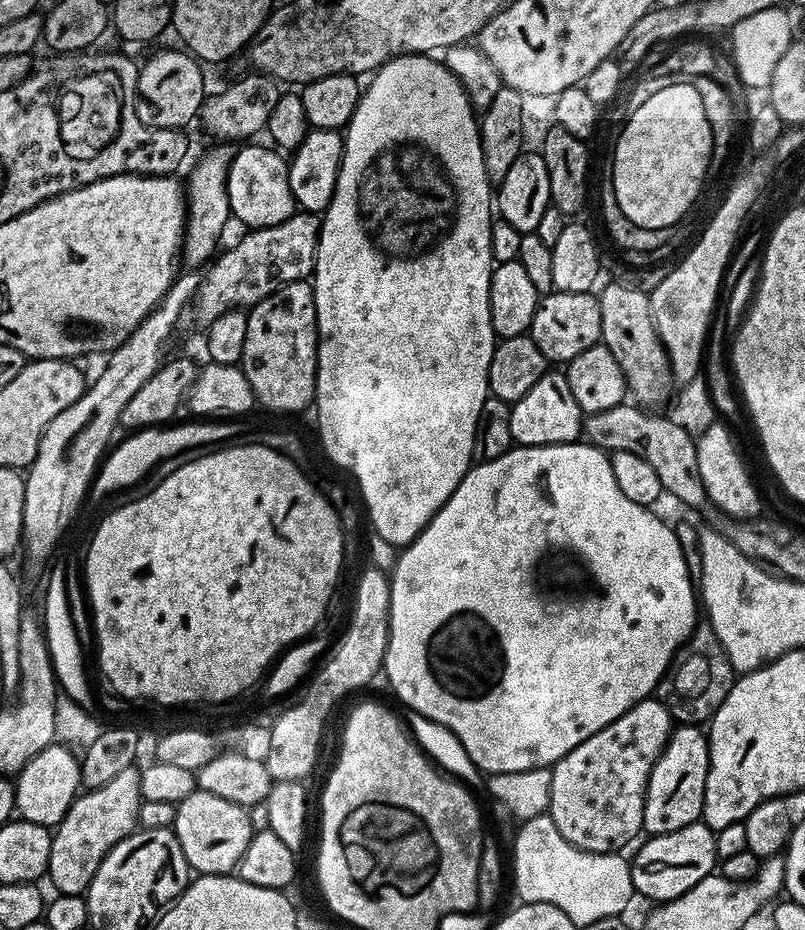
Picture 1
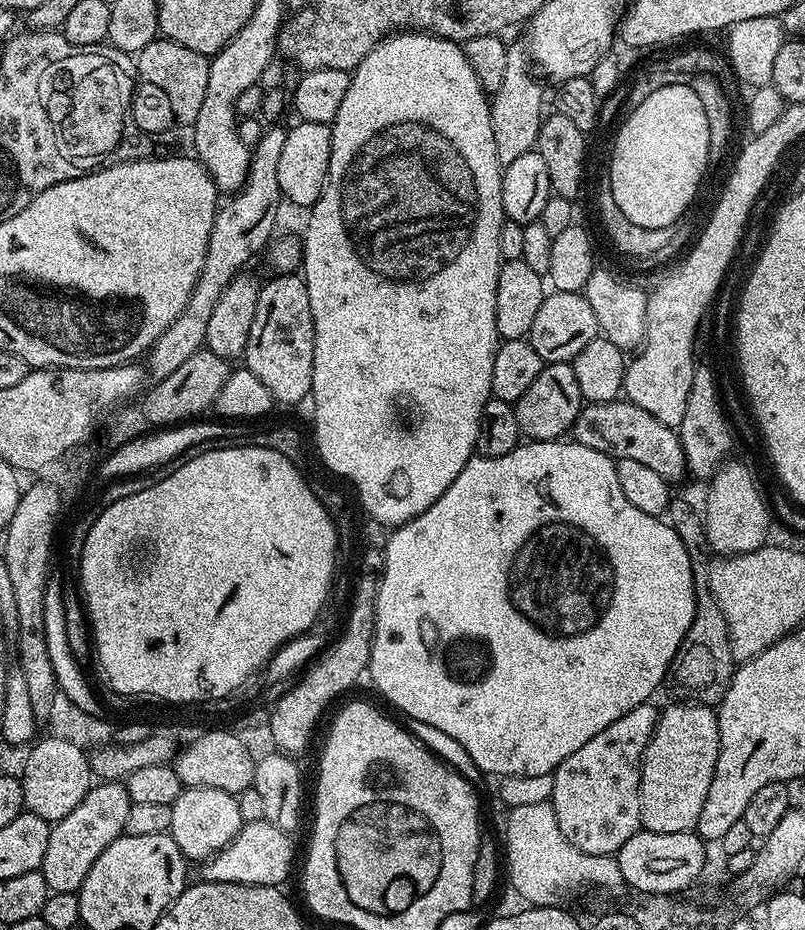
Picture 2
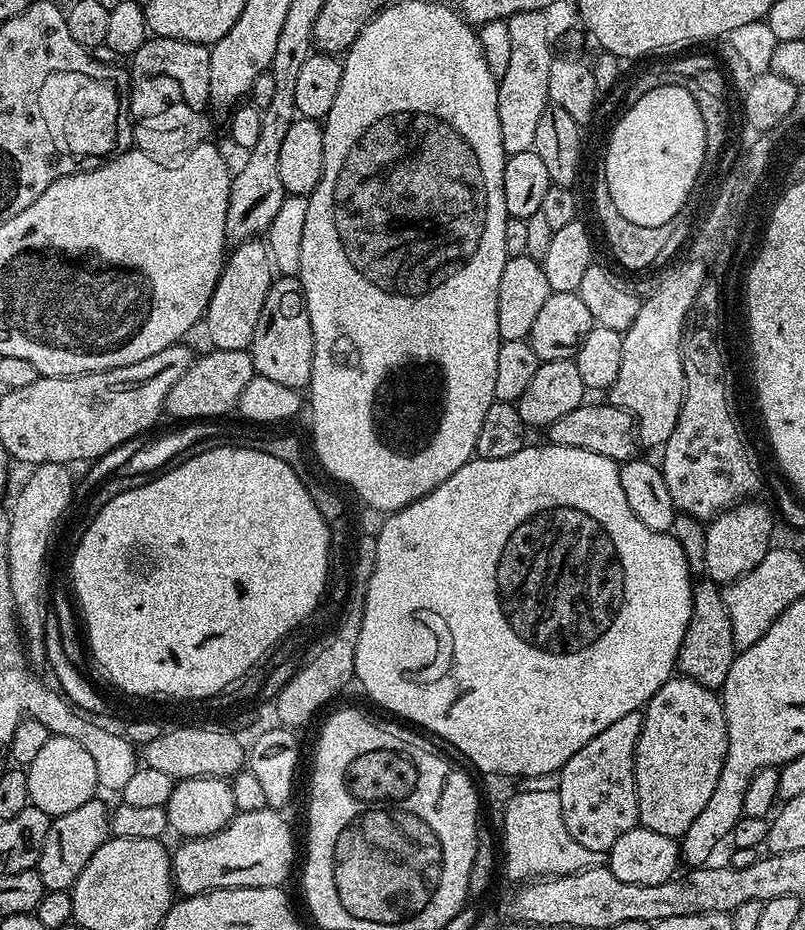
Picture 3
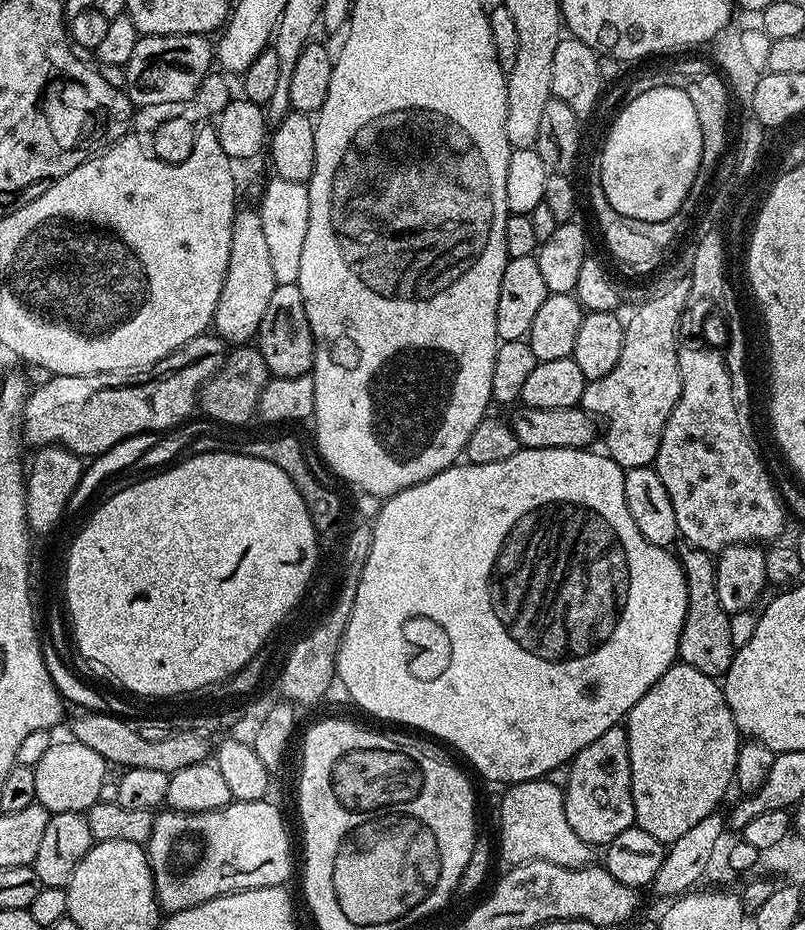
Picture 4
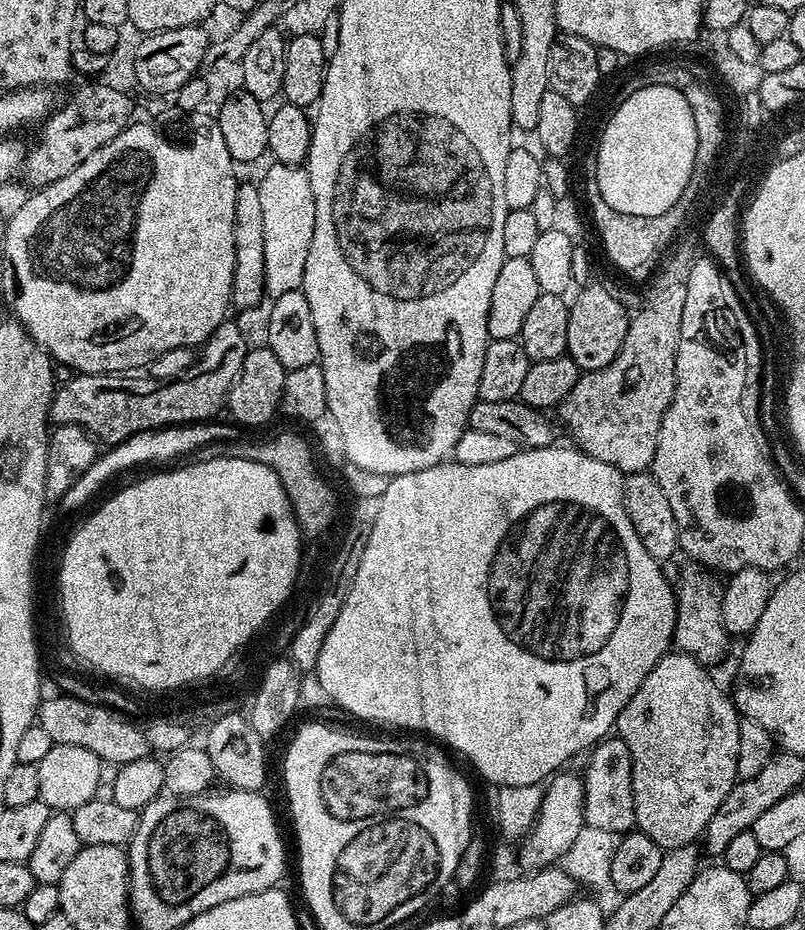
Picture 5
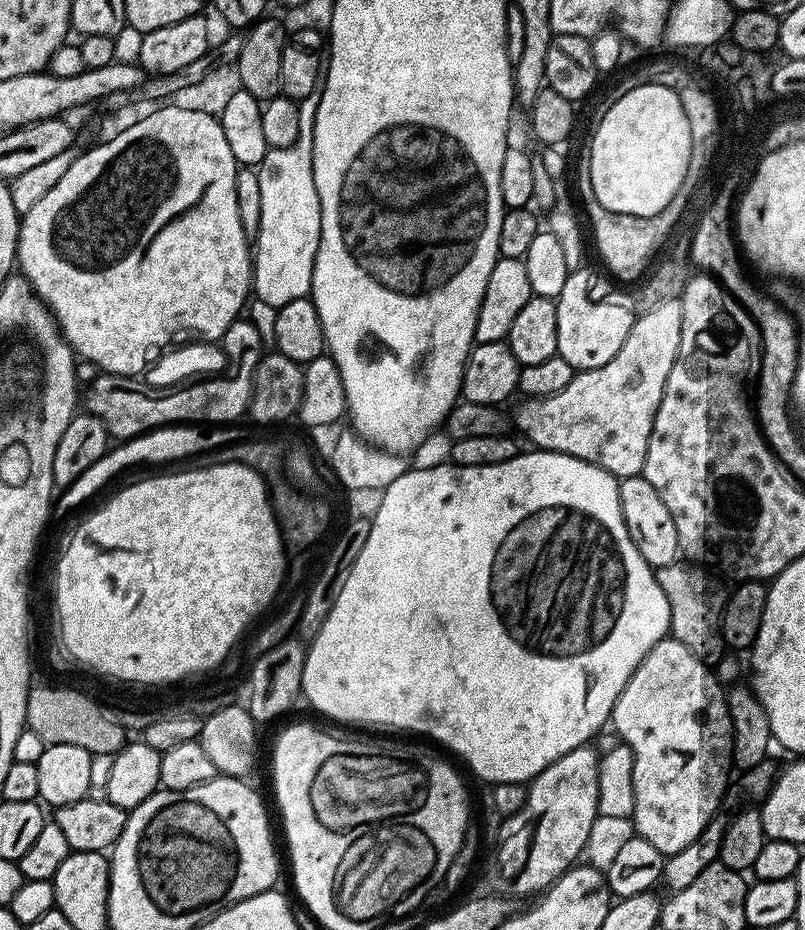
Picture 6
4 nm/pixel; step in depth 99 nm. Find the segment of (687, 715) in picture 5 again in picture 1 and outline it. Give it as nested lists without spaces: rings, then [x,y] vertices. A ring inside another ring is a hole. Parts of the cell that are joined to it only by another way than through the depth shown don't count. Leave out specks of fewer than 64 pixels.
[[[695,724],[673,727],[672,737],[654,762],[654,770],[650,770],[646,786],[643,831],[648,836],[661,836],[682,830],[682,826],[690,826],[703,817],[709,766],[710,754],[705,729]]]

